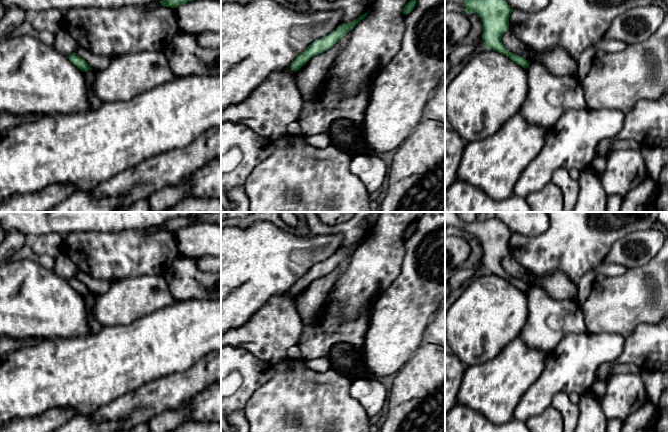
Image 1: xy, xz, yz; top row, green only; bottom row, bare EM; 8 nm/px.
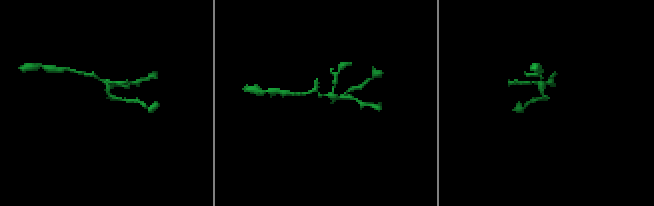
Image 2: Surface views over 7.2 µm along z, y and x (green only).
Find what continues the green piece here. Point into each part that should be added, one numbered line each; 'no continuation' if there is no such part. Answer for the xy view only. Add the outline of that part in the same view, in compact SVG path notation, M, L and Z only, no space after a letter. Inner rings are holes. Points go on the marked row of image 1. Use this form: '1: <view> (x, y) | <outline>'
no continuation

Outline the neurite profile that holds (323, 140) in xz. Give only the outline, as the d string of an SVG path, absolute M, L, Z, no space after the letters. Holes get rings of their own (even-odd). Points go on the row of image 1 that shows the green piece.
M320 133L317 136L307 136L305 142L315 148L324 149L330 146L334 146L334 142L329 134Z

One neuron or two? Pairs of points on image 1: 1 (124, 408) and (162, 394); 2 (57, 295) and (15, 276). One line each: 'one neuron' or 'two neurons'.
1: one neuron
2: one neuron

